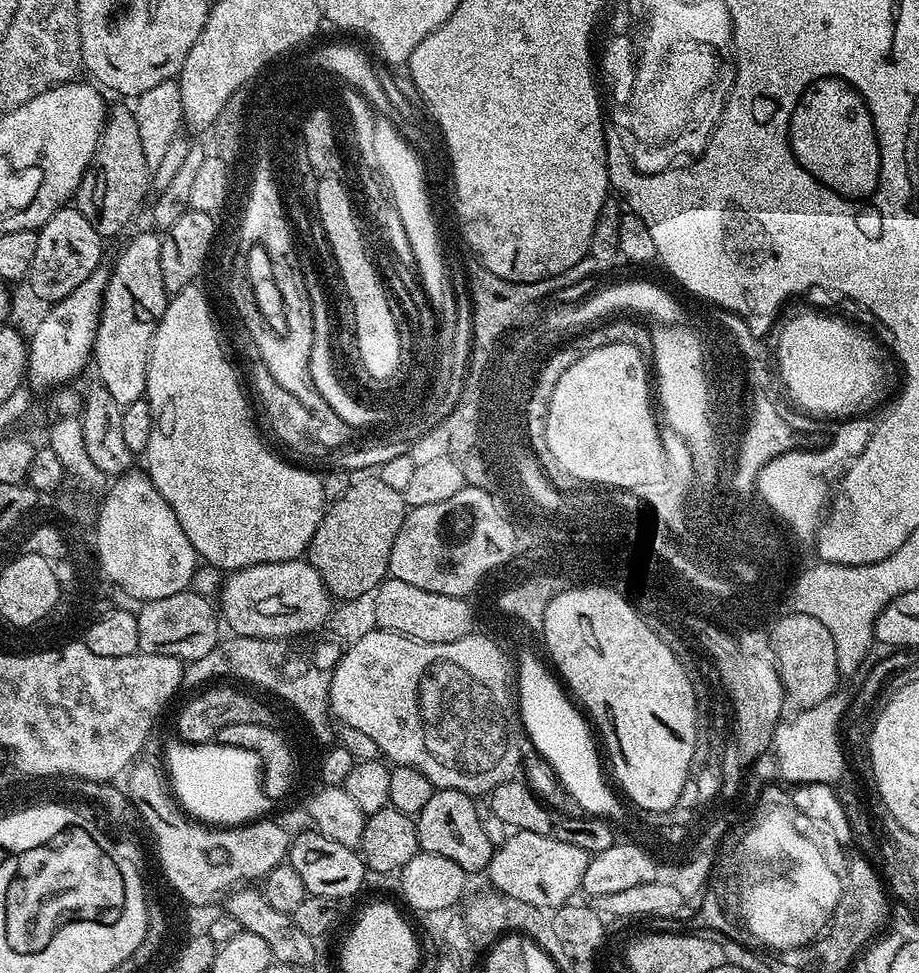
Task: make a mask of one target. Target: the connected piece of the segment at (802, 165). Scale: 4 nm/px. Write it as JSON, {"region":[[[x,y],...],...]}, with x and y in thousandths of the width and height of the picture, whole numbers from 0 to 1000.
{"region":[[[897,74],[897,78],[884,78],[884,82],[871,90],[871,99],[862,103],[862,115],[857,115],[857,123],[853,123],[853,152],[857,152],[862,169],[866,169],[866,173],[888,189],[888,193],[897,193],[898,199],[905,197],[942,208],[956,190],[958,153],[953,151],[949,119],[934,92],[908,76]]]}

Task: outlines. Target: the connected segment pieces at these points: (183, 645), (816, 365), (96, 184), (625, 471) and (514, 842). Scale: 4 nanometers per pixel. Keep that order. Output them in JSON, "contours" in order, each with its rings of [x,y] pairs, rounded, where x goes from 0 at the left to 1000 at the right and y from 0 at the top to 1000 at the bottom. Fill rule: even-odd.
{"contours":[[[[208,606],[185,610],[185,615],[162,617],[151,622],[149,637],[149,664],[159,673],[187,673],[206,680],[229,672],[240,661],[242,637],[237,625],[227,614]]],[[[890,321],[860,326],[847,345],[842,368],[861,409],[884,425],[916,430],[946,419],[964,399],[964,376],[956,356],[916,327]]],[[[143,110],[126,111],[116,116],[113,134],[100,159],[100,172],[89,183],[81,202],[81,212],[102,232],[111,245],[126,243],[147,227],[161,201],[163,174],[155,158],[155,142],[150,142],[148,116]]],[[[676,353],[637,361],[615,380],[612,388],[608,388],[607,395],[603,398],[602,407],[597,409],[597,423],[594,430],[594,454],[609,483],[618,484],[627,493],[637,493],[635,497],[640,499],[693,497],[695,502],[708,502],[713,498],[714,492],[718,489],[718,476],[725,472],[725,456],[712,455],[713,450],[720,445],[720,440],[714,437],[714,428],[709,424],[709,403],[705,400],[705,375],[707,375],[706,371],[691,356]]],[[[558,854],[557,859],[545,872],[535,877],[535,885],[529,893],[529,900],[535,903],[534,912],[541,917],[555,919],[557,923],[565,923],[577,931],[587,933],[610,933],[613,929],[624,924],[626,917],[632,916],[631,908],[638,898],[642,880],[628,869],[616,864],[606,863],[604,858],[581,857],[580,855]]]]}

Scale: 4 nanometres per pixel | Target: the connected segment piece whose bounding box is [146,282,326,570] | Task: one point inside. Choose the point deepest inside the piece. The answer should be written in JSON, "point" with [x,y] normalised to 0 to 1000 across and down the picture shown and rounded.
{"point":[261,519]}

